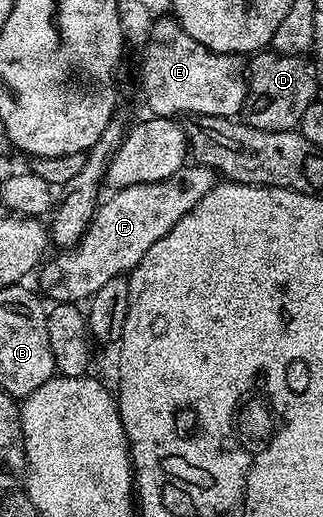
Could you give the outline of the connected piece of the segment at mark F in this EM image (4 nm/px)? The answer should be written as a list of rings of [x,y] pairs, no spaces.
[[[185,165],[180,171],[173,173],[173,177],[165,177],[165,181],[129,185],[112,190],[111,196],[108,199],[106,196],[100,202],[93,221],[87,226],[87,232],[79,238],[73,250],[60,250],[56,259],[48,258],[42,264],[38,272],[38,275],[40,274],[38,290],[44,296],[47,294],[52,304],[78,304],[80,301],[90,300],[91,296],[97,293],[97,289],[101,289],[101,285],[107,284],[113,277],[126,276],[134,271],[145,257],[145,253],[149,253],[149,249],[153,249],[153,245],[157,245],[157,241],[161,241],[161,237],[165,237],[165,233],[169,233],[173,225],[177,225],[177,221],[185,217],[185,213],[189,213],[189,209],[196,207],[212,191],[216,182],[217,173],[212,167]]]

